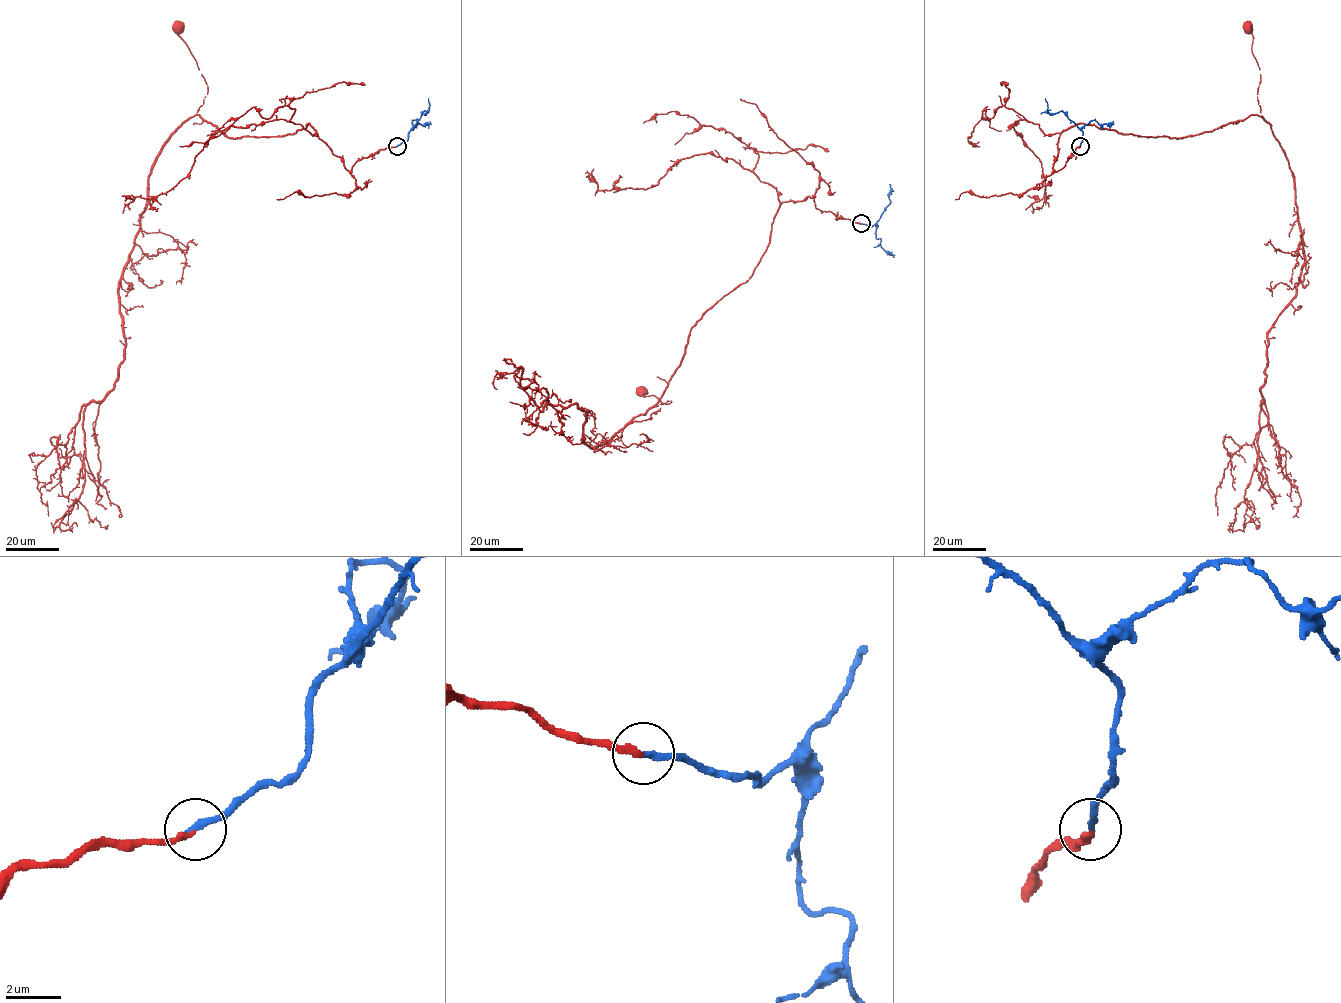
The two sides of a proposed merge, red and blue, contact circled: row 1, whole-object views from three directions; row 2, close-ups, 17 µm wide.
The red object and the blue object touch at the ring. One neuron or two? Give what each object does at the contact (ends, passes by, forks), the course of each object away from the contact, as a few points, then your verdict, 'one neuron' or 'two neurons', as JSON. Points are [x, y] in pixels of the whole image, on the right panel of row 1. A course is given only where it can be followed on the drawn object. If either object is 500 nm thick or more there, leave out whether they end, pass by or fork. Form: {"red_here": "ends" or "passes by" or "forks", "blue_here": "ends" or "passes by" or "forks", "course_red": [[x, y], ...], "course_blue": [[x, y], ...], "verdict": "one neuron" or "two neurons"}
{"red_here": "ends", "blue_here": "ends", "course_red": [[1080, 146], [1055, 171], [1060, 135], [1080, 123], [1141, 137], [1184, 138], [1258, 115], [1260, 69], [1247, 26]], "course_blue": [[1080, 146], [1082, 138], [1080, 129], [1061, 111], [1050, 113], [1045, 98]], "verdict": "one neuron"}

